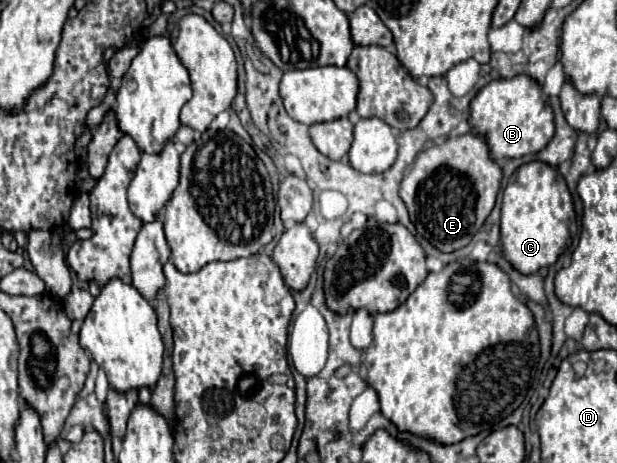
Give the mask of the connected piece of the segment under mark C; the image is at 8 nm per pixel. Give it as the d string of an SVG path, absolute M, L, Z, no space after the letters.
M544 161L520 165L510 177L502 197L500 229L506 259L522 273L536 273L542 267L550 267L566 247L574 215L574 199L556 167Z

